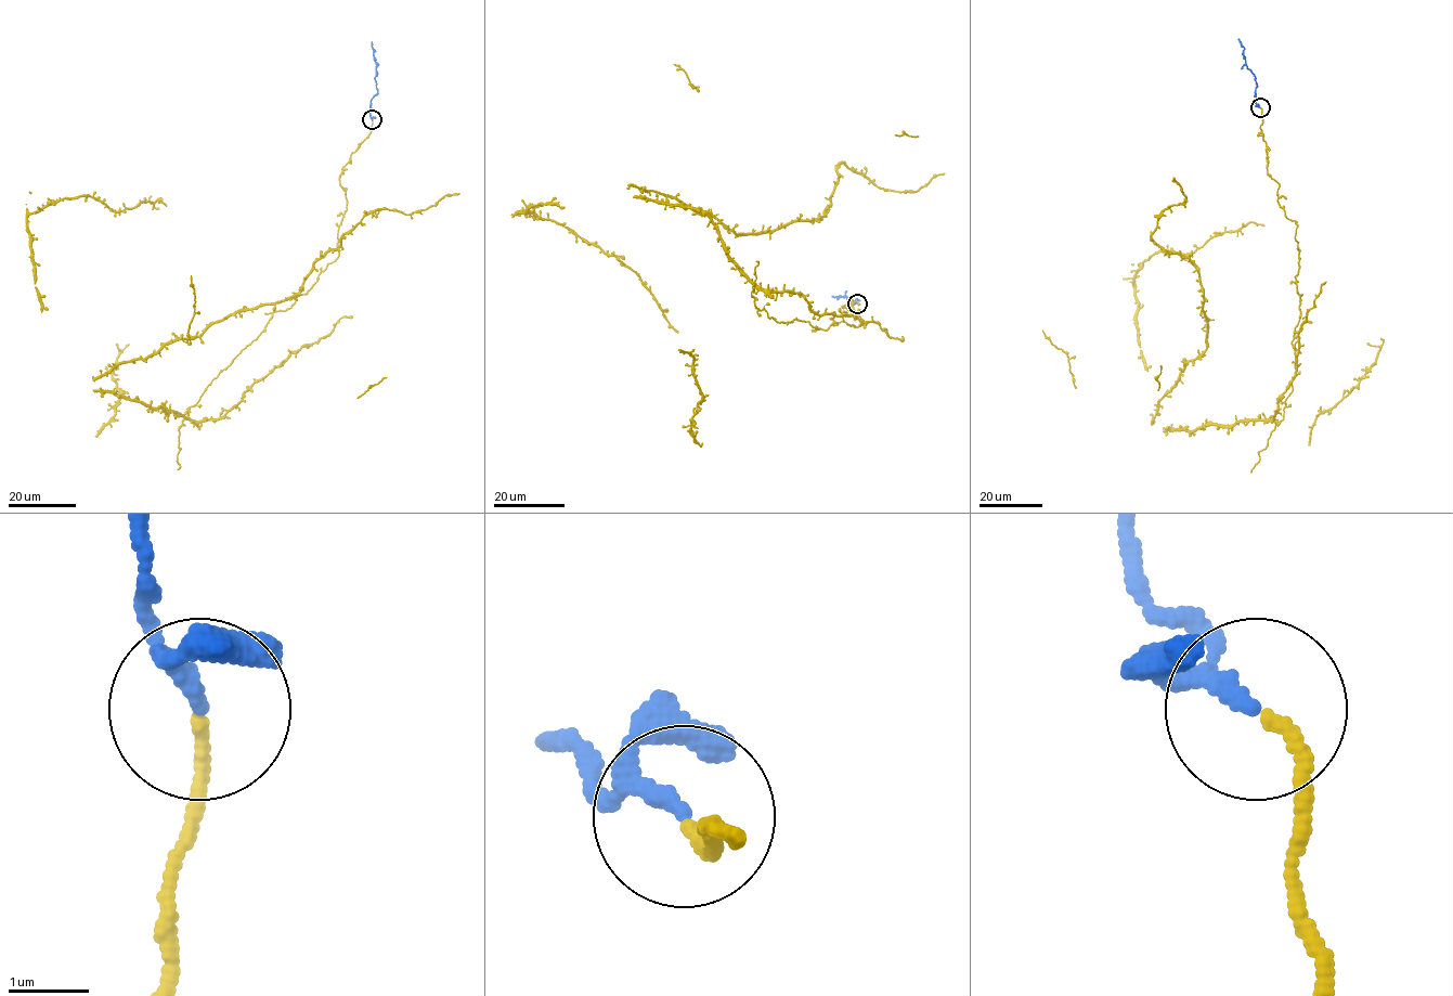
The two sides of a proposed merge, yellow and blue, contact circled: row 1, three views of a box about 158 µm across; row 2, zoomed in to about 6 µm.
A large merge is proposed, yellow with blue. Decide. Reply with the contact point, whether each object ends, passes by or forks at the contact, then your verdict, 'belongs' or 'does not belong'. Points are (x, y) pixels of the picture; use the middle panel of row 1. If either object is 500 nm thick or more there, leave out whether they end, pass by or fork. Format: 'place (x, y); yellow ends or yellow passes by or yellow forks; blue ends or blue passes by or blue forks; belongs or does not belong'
place (857, 304); yellow ends; blue passes by; belongs

